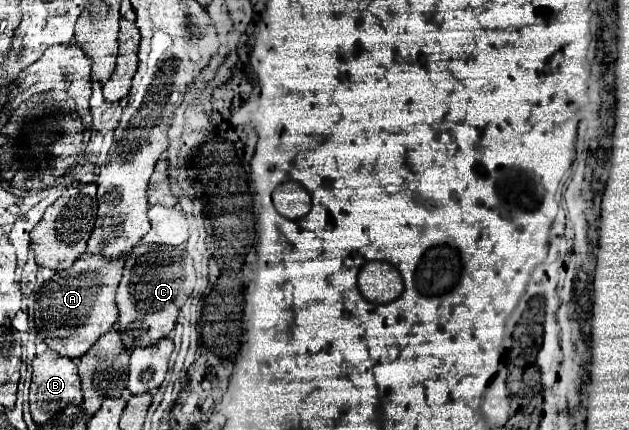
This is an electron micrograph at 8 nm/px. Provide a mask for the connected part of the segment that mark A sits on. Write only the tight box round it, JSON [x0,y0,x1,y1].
[35,255,125,357]

